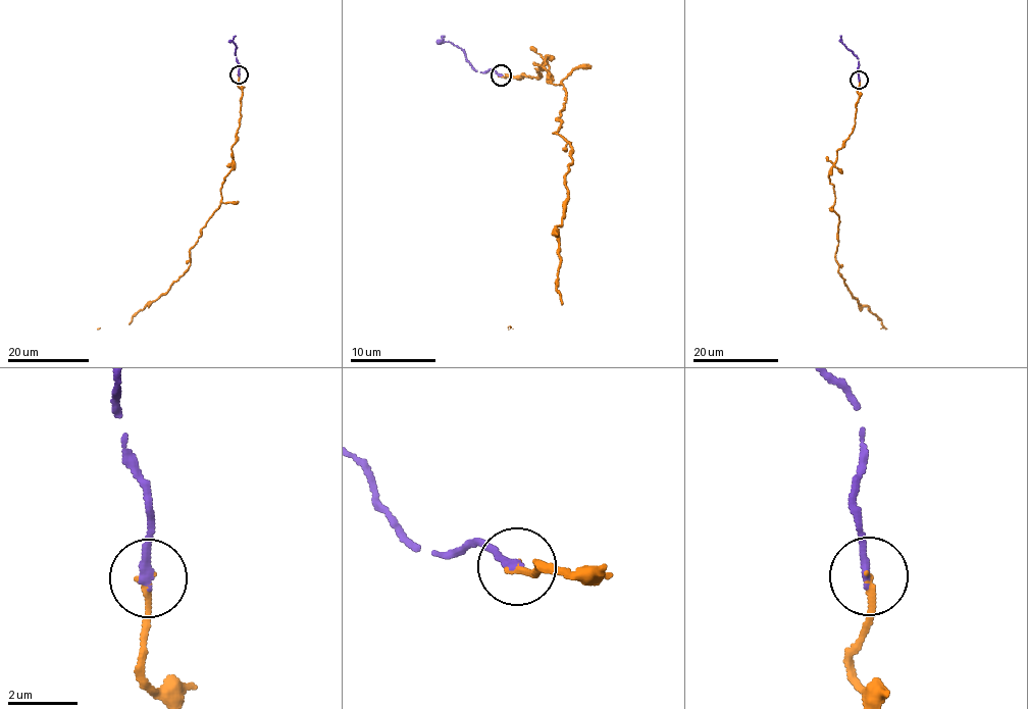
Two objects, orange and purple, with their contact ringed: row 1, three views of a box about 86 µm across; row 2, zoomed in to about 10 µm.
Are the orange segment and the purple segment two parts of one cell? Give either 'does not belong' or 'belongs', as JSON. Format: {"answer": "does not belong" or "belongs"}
{"answer": "belongs"}

